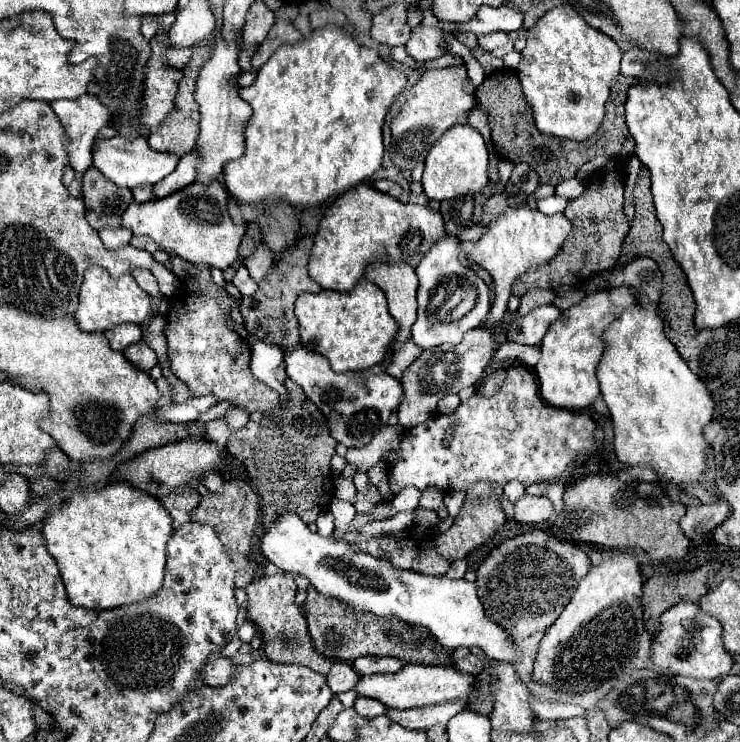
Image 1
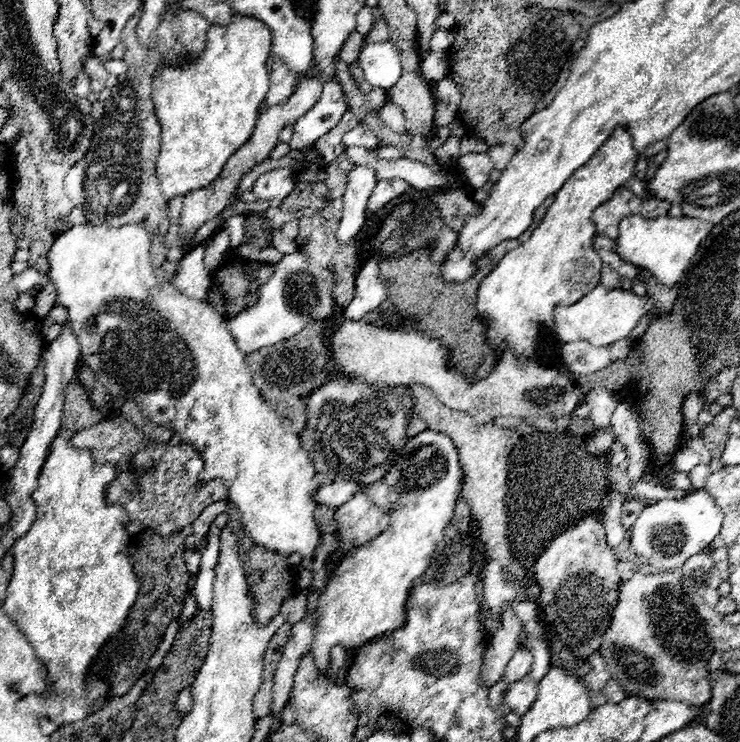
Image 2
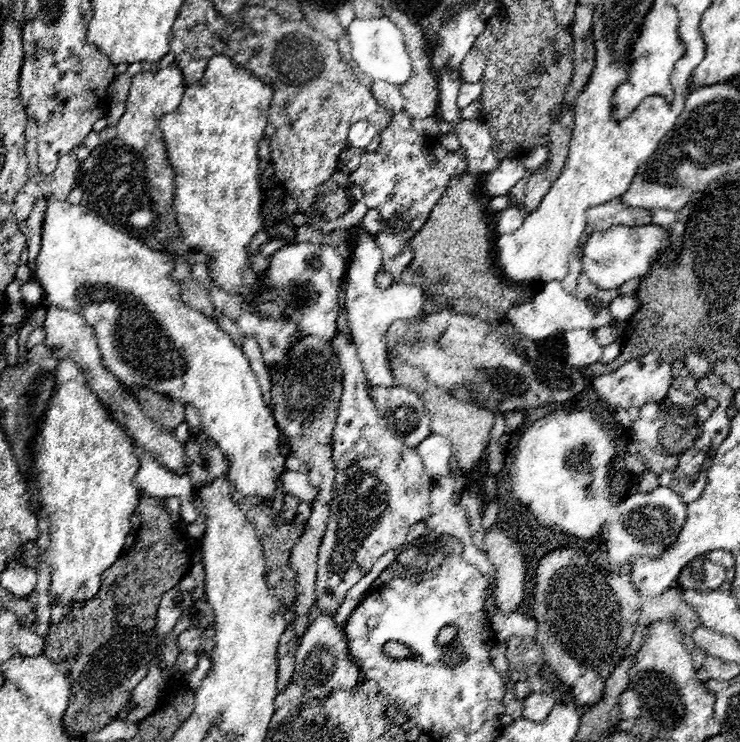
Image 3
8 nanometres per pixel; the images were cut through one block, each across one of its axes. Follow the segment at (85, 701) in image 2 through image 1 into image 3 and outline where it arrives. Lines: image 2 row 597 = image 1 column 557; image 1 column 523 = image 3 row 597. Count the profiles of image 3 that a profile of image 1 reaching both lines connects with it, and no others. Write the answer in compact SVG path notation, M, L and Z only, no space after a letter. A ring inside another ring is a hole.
M62 358L56 368L56 382L48 410L40 422L40 434L34 442L34 468L38 472L36 482L40 492L40 504L50 518L50 542L46 550L46 562L50 564L50 622L62 620L70 612L72 604L82 602L86 598L94 598L100 590L100 574L110 568L124 552L122 544L126 534L130 532L128 516L134 514L140 496L134 484L134 474L140 468L140 460L134 454L134 448L134 440L90 390L80 366L70 358Z

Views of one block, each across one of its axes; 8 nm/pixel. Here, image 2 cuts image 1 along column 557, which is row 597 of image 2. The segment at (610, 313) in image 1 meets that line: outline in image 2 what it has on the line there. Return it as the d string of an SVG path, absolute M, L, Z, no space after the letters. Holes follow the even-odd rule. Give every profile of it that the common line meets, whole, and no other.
M424 430L418 436L410 438L398 456L392 470L384 476L384 482L390 486L392 500L398 508L390 514L390 528L376 536L366 546L352 552L350 558L340 562L332 572L318 604L318 626L314 634L314 646L310 646L312 656L318 660L318 668L328 670L330 666L330 650L336 644L342 644L346 650L362 646L364 642L372 640L374 636L392 632L400 628L406 620L406 598L412 588L412 580L420 578L434 554L436 544L444 538L444 528L450 524L454 516L454 504L462 490L462 470L458 462L458 452L452 440L446 434Z

